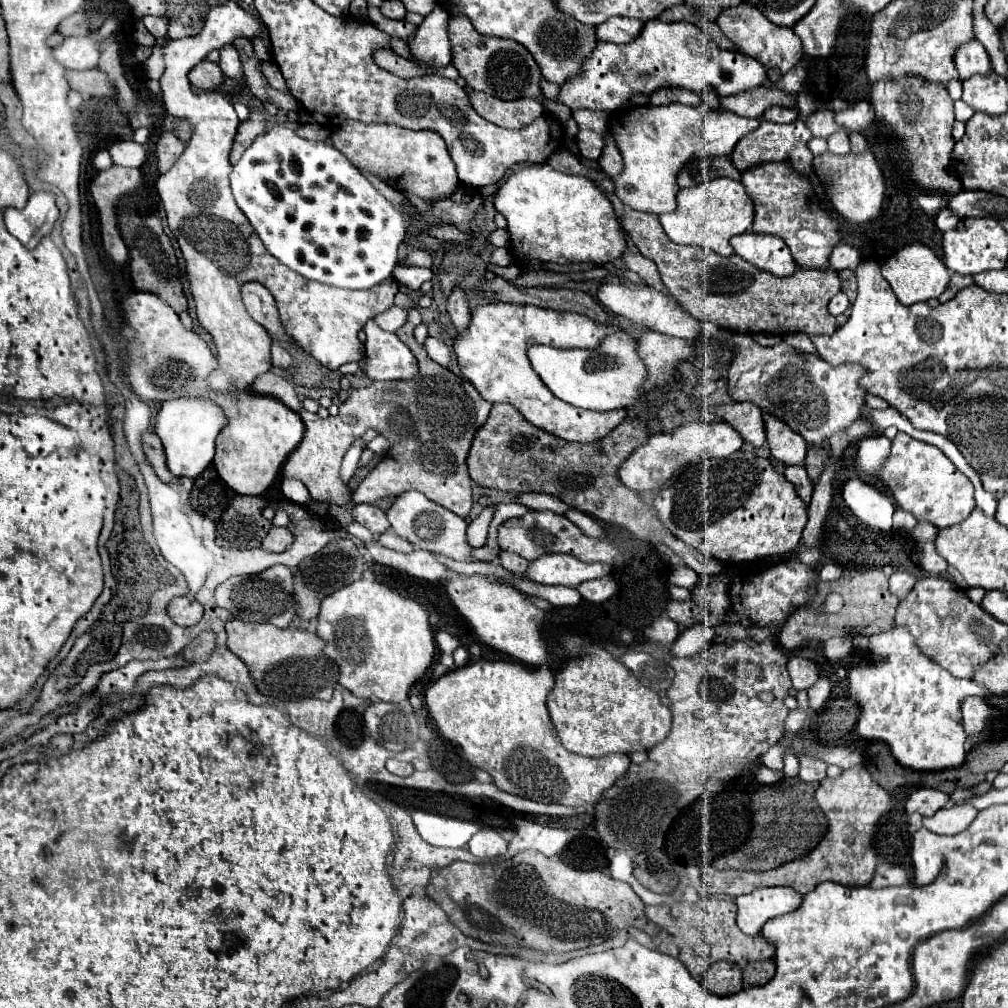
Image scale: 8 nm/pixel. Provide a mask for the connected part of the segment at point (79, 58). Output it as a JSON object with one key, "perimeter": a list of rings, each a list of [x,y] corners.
{"perimeter":[[[68,37],[62,45],[54,47],[54,57],[68,69],[94,69],[98,67],[100,47],[90,37]]]}

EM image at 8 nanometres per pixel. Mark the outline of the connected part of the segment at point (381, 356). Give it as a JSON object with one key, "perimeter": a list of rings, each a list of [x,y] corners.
{"perimeter":[[[374,319],[364,325],[366,331],[366,375],[372,381],[402,381],[418,375],[418,363],[412,351],[394,335],[378,327]]]}

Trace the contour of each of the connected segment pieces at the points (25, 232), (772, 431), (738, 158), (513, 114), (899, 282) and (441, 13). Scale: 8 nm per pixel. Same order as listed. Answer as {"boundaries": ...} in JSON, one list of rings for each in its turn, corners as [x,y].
{"boundaries":[[[[34,191],[24,209],[4,209],[4,223],[24,247],[34,249],[38,241],[52,231],[58,213],[54,193]]],[[[764,413],[764,423],[772,457],[784,465],[804,465],[808,453],[806,441],[798,433],[794,433],[786,423],[768,413]]],[[[798,119],[796,123],[788,123],[788,125],[778,125],[778,123],[766,125],[766,123],[762,123],[758,129],[750,131],[750,135],[744,135],[736,143],[730,159],[732,159],[732,163],[736,165],[738,171],[744,171],[744,169],[748,169],[756,163],[764,163],[764,161],[788,161],[798,173],[810,177],[810,181],[814,185],[818,185],[818,179],[812,173],[812,153],[806,147],[806,143],[810,139],[812,139],[812,133],[804,125],[804,119]]],[[[472,91],[468,99],[480,117],[506,129],[522,129],[544,113],[542,103],[536,99],[502,101],[498,97],[492,97],[480,91]]],[[[910,243],[896,251],[884,265],[882,265],[884,279],[892,285],[898,301],[902,305],[914,305],[918,301],[928,301],[930,297],[940,297],[950,281],[950,271],[946,265],[936,257],[936,253],[924,243]]],[[[436,5],[430,15],[416,29],[414,41],[408,45],[410,53],[436,67],[446,67],[452,63],[452,43],[448,37],[448,19],[450,15]]]]}

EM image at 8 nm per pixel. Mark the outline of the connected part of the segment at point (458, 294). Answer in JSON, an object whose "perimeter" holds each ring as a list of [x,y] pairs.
{"perimeter":[[[454,287],[450,297],[448,297],[448,313],[452,317],[452,323],[458,331],[466,329],[468,319],[470,319],[470,305],[468,305],[468,297],[466,291],[462,287]]]}

